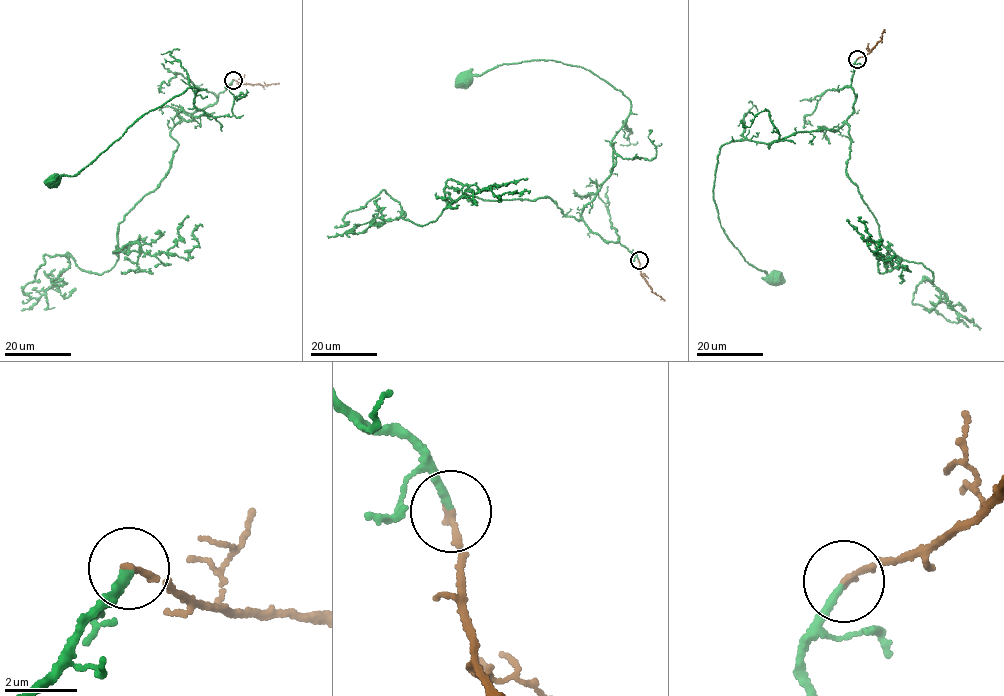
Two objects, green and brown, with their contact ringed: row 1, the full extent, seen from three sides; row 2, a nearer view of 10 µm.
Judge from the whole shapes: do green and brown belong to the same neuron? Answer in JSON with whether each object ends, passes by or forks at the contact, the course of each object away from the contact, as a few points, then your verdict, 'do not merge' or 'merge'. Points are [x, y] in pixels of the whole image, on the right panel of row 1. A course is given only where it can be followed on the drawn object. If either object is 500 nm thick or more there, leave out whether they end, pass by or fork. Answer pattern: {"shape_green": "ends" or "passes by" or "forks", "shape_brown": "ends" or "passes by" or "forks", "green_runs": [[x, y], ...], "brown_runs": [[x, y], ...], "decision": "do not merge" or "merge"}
{"shape_green": "ends", "shape_brown": "ends", "green_runs": [[857, 59], [852, 112], [837, 130], [721, 145], [713, 196], [722, 227], [746, 261], [776, 278]], "brown_runs": [[857, 58], [866, 55], [881, 41], [884, 29]], "decision": "merge"}

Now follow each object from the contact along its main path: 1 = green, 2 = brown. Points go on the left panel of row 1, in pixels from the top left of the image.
1: (233, 80), (214, 103), (178, 114), (210, 116), (193, 103), (193, 86), (140, 116), (73, 175), (52, 181)
2: (233, 79), (240, 84), (262, 86), (279, 83)

